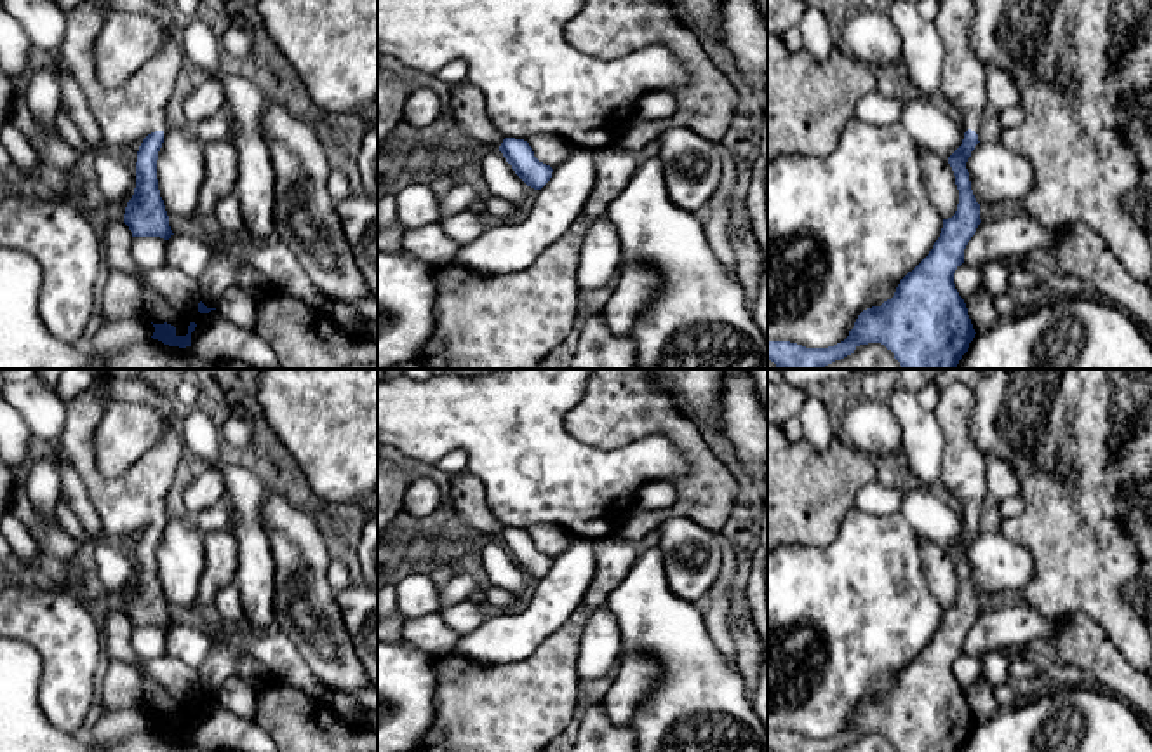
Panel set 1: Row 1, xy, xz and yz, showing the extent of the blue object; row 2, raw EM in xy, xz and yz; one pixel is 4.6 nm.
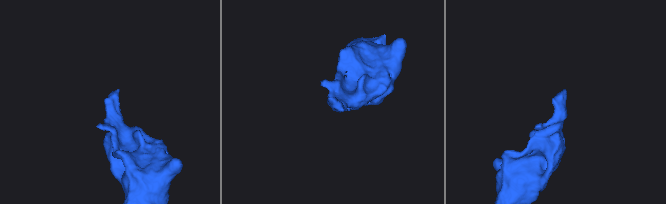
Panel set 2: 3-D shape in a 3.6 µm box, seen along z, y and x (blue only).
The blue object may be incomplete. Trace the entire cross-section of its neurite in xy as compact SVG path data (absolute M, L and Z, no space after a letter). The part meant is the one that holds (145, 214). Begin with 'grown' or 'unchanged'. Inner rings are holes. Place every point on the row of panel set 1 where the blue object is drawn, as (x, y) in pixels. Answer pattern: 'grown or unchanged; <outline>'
grown; M85 0L66 12L64 19L61 57L99 125L103 148L143 141L136 162L136 188L127 202L124 223L132 237L169 240L174 233L158 190L157 160L164 143L165 108L177 73L188 64L181 47L181 30L160 0ZM108 10L150 14L165 28L165 42L158 54L117 89L104 89L99 84L92 57L92 44Z

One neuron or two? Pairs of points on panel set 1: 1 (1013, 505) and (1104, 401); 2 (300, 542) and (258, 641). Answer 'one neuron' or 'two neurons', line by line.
1: two neurons
2: two neurons

